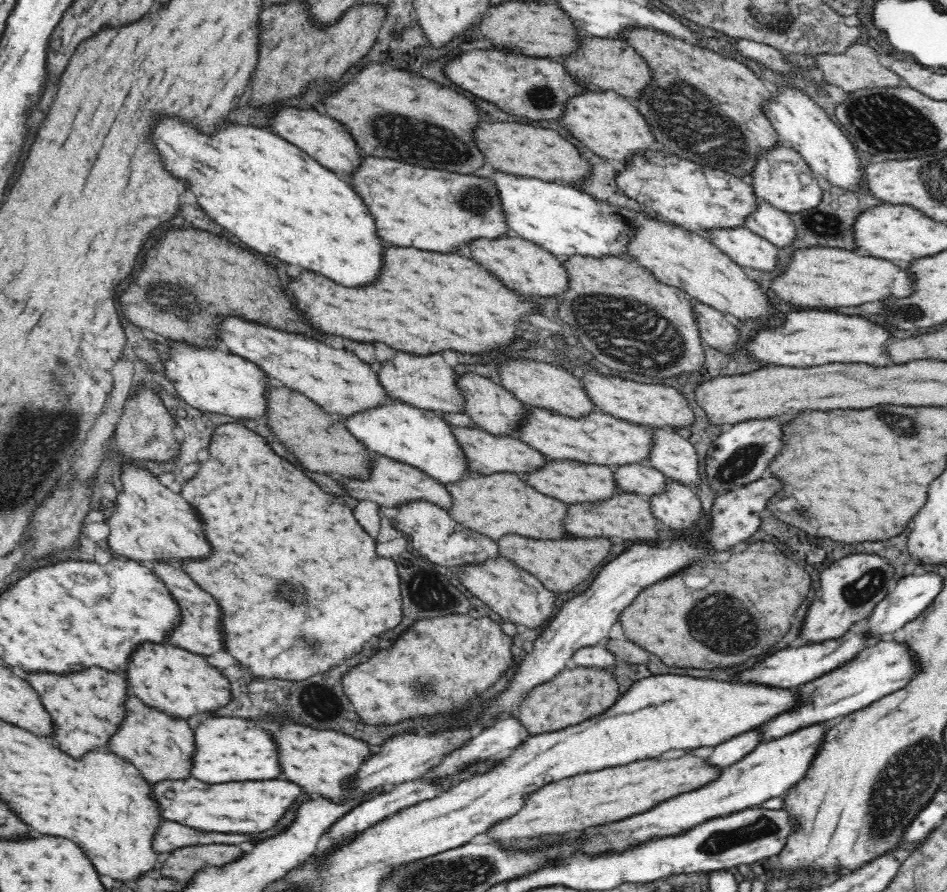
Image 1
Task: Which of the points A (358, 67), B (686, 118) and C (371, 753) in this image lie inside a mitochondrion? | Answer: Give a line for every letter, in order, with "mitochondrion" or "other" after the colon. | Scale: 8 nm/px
A: other
B: mitochondrion
C: other

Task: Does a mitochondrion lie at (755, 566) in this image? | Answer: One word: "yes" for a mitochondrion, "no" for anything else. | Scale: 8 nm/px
no

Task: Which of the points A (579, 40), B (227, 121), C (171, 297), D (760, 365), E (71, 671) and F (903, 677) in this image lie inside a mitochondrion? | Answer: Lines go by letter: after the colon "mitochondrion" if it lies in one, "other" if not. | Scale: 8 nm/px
A: other
B: other
C: mitochondrion
D: other
E: other
F: other

